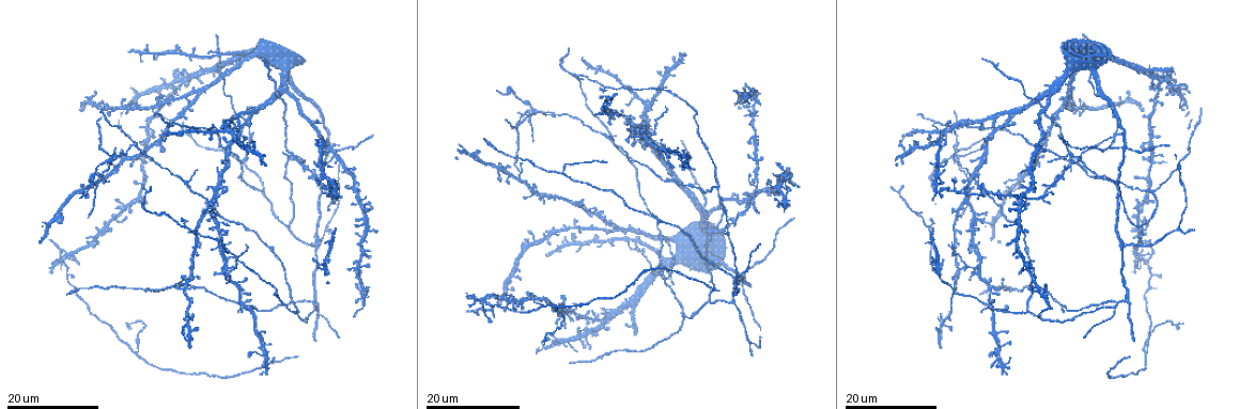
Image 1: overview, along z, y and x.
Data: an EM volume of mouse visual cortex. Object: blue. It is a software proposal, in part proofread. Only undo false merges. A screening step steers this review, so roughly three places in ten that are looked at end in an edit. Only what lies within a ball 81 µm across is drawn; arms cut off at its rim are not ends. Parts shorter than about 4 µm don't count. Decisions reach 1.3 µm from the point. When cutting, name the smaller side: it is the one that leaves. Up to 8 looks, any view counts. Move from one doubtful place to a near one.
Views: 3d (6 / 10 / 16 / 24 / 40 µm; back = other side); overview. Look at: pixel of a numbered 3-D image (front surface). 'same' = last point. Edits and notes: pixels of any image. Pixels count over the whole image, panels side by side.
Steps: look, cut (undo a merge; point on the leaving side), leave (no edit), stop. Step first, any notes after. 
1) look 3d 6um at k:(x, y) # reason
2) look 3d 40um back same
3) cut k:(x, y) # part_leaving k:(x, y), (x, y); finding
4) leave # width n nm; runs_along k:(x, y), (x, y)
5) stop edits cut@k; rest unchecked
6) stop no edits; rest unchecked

look 3d 24um at 1:(552, 114) # two arms in line, one across

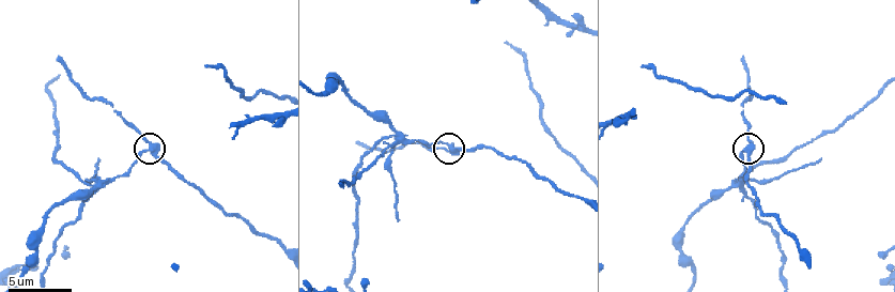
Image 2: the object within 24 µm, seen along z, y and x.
look 3d 10um at 2:(149, 150)

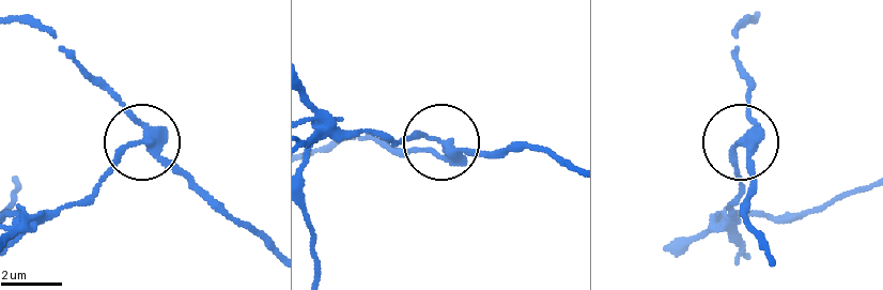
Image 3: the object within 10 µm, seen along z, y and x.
cut 3:(112, 172) # width 280 nm; part_leaving 3:(145, 143), (125, 152), (79, 200), (11, 220); a second neuron is stuck on

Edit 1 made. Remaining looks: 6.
look 3d 24um at 1:(977, 273) # looks like a crossing

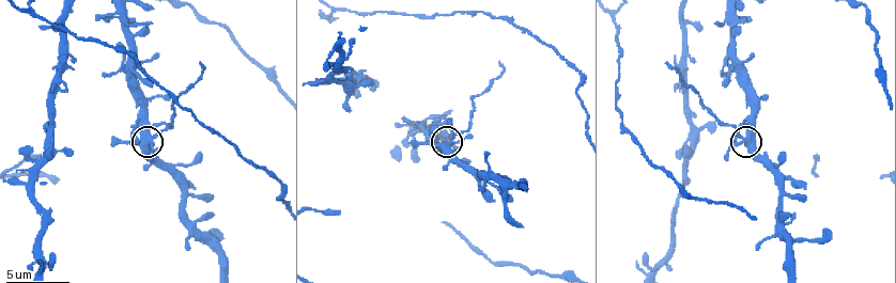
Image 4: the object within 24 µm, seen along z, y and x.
look 3d 10um at 4:(447, 144) # closer look

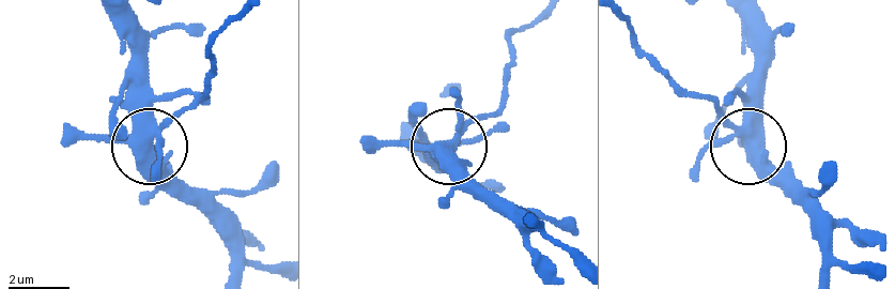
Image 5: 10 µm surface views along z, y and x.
leave # runs_along 5:(124, 17), (142, 63), (148, 143), (203, 89); one neuron here

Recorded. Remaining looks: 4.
look 3d 16um at 1:(713, 229) # looks like a crossing

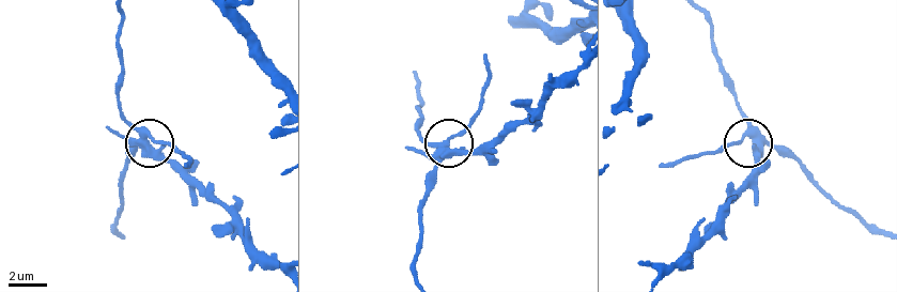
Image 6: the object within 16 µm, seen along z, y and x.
look 3d 6um at 6:(444, 148) # zoom in

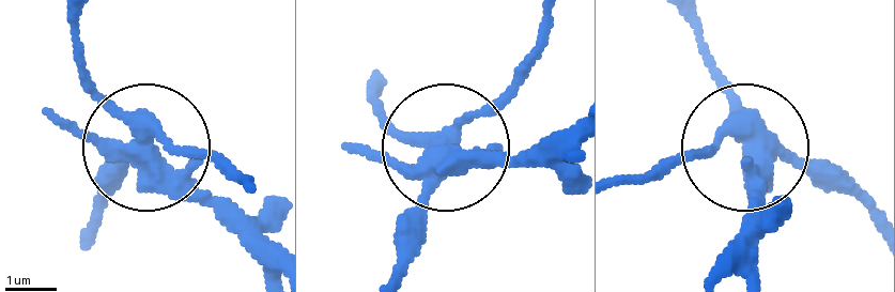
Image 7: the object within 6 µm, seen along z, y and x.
cut 7:(196, 198) # width 430 nm; part_leaving 7:(139, 144), (276, 246); two neurons meet here

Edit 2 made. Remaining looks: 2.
stop edits cut@3, cut@7; rest unchecked

